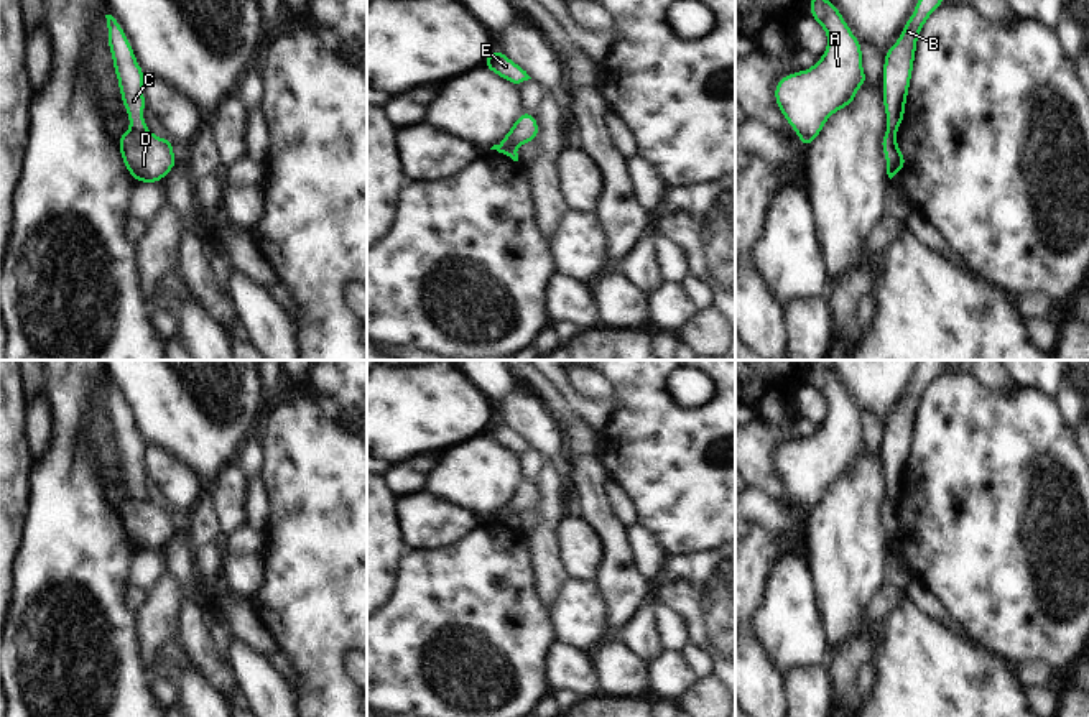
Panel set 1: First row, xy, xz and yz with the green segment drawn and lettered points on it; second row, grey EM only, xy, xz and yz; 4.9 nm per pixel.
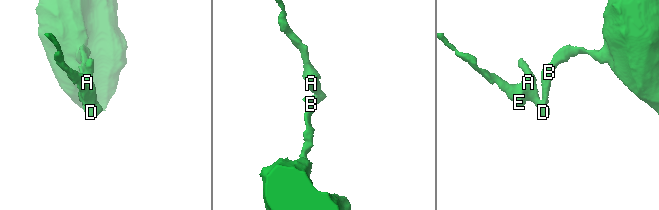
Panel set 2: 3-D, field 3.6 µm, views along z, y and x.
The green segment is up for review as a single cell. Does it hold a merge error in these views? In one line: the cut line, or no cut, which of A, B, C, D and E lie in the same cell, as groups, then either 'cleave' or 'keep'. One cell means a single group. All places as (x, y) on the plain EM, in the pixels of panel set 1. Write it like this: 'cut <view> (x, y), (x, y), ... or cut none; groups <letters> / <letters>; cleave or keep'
cut xz (515, 515), (500, 515), (497, 518); groups A D E / B C; cleave

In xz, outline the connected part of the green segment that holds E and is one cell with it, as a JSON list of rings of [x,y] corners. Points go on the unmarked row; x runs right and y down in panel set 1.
[[[494,416],[494,419],[487,424],[482,434],[494,439],[497,444],[503,446],[505,449],[515,454],[521,454],[525,449],[531,447],[525,437],[521,437],[517,431],[508,428],[497,416]]]

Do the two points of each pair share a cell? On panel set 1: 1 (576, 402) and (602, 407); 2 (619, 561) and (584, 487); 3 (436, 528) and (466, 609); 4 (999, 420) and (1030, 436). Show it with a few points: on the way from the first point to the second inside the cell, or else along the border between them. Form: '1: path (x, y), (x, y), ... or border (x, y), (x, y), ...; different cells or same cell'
1: path (583, 407), (596, 407); same cell
2: path (614, 543), (612, 535), (593, 505); same cell
3: border (476, 527), (444, 546), (410, 550); different cells
4: path (1007, 428), (1015, 436), (1022, 436); same cell

